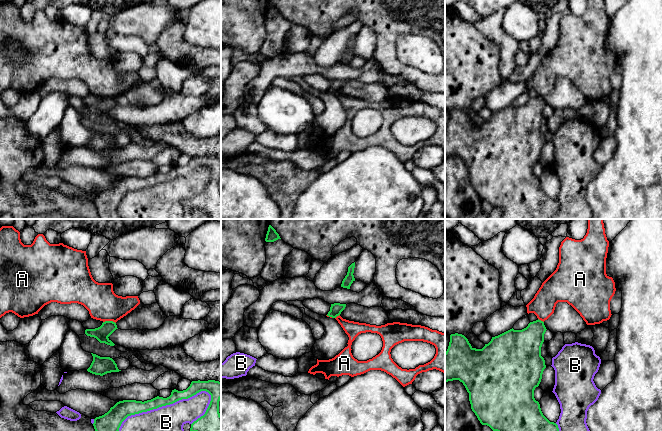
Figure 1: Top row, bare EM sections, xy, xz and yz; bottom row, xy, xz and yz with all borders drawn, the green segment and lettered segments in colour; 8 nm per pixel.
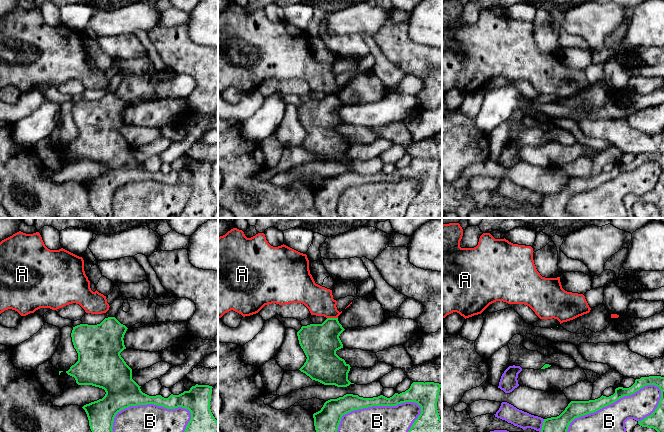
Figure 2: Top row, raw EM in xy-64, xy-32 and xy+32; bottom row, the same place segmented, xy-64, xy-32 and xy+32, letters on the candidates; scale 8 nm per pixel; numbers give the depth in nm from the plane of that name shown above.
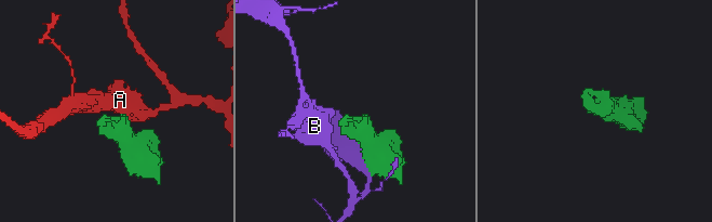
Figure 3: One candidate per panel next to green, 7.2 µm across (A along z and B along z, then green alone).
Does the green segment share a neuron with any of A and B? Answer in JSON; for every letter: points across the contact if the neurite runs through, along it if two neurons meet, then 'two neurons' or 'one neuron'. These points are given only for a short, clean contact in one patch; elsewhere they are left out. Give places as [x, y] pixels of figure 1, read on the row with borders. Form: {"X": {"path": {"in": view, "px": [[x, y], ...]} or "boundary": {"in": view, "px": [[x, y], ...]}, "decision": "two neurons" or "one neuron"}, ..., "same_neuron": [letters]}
{"A": {"boundary": {"in": "xy", "px": [[103, 321], [113, 321], [115, 323]]}, "decision": "two neurons"}, "B": {"decision": "two neurons"}, "same_neuron": []}

